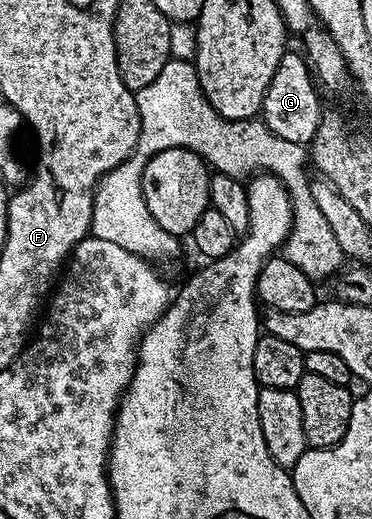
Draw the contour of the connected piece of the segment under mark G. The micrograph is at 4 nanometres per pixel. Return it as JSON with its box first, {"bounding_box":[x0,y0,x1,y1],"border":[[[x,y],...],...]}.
{"bounding_box":[262,49,322,144],"border":[[[292,49],[285,50],[282,61],[278,61],[278,69],[274,69],[274,77],[270,77],[270,85],[264,94],[262,121],[285,141],[311,144],[322,118],[319,94],[321,95],[321,92],[314,82],[305,56],[300,53],[295,55]]]}

